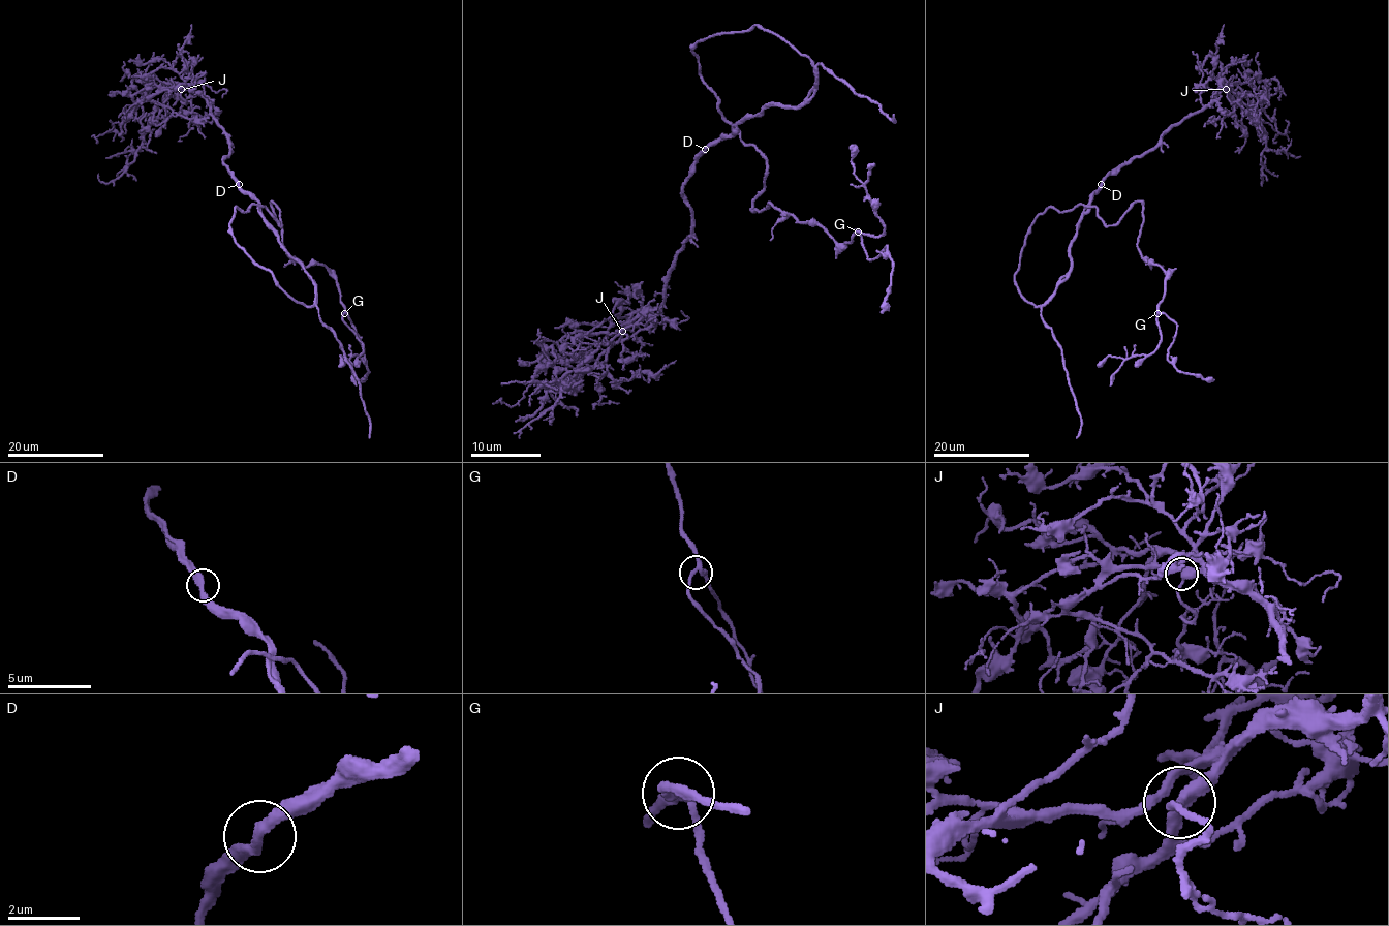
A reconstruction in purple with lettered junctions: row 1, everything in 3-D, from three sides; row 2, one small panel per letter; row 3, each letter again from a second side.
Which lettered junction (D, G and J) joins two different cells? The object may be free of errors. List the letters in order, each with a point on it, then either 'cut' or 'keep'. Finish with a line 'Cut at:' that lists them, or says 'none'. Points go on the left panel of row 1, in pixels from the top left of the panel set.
D: at (239, 184); keep
G: at (344, 313); keep
J: at (181, 89); keep
Cut at: none

